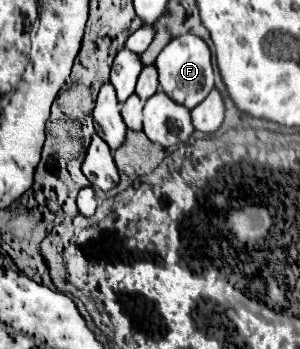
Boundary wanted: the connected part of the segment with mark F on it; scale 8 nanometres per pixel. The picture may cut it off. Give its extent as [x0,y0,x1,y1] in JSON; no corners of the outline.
[156,34,214,110]

